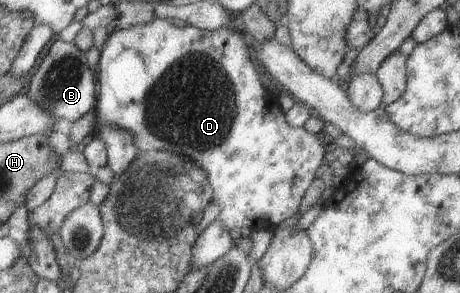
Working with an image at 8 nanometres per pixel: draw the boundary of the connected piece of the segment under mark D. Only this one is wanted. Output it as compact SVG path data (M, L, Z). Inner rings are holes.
M153 18L151 22L137 24L137 26L127 26L127 28L111 28L108 37L105 39L103 48L100 50L97 61L96 72L96 120L94 127L115 126L131 134L137 153L147 150L167 151L179 154L185 158L191 158L203 172L207 172L207 182L209 182L212 193L211 202L219 204L219 214L217 220L225 230L239 230L240 228L275 228L281 224L286 224L296 218L297 208L304 196L305 190L316 178L315 171L321 164L321 158L326 153L327 148L317 140L315 135L305 131L303 127L295 127L287 124L283 112L281 112L277 95L271 89L263 88L259 81L260 75L251 63L251 53L249 47L243 40L243 33L230 25L218 28L217 30L201 30L195 26L186 25L184 28L173 26L169 19Z

